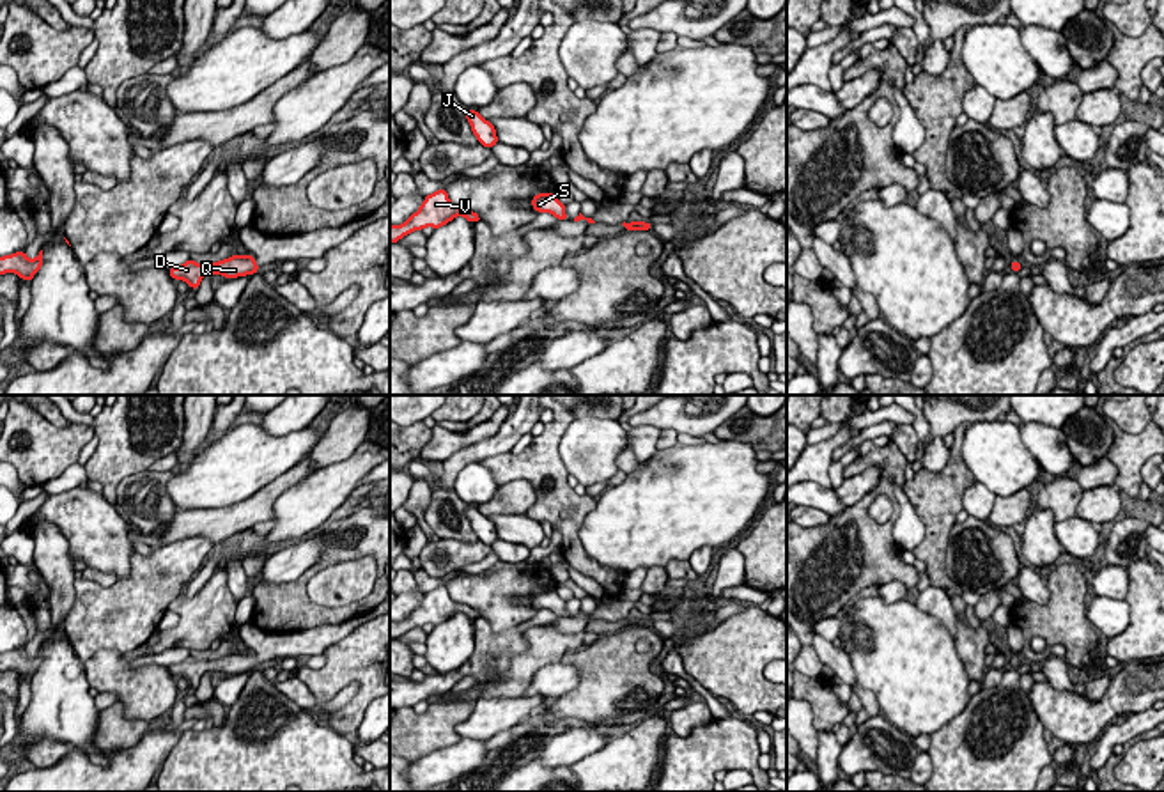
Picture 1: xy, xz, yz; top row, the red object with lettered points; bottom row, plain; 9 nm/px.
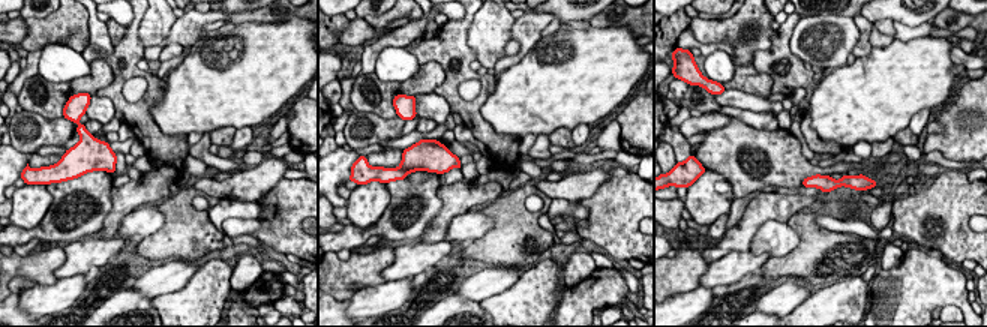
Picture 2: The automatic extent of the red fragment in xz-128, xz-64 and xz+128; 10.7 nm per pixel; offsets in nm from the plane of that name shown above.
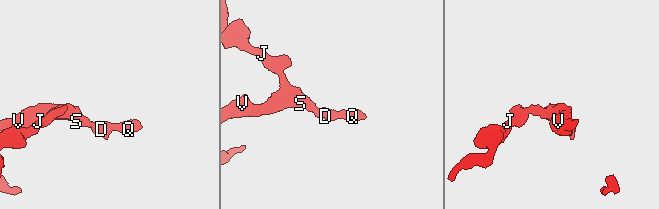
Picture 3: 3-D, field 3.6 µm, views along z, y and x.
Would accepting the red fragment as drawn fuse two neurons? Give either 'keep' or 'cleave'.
keep

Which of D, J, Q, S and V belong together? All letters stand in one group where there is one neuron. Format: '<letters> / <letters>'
D J Q S V

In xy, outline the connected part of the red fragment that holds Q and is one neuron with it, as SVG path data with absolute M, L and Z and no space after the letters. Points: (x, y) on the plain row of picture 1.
M232 652L229 656L223 656L220 659L213 661L197 661L195 657L186 657L184 661L172 664L168 672L174 677L184 677L190 680L191 686L198 686L200 677L206 672L223 672L227 677L229 675L237 675L237 673L246 673L257 670L260 664L255 659L253 652Z

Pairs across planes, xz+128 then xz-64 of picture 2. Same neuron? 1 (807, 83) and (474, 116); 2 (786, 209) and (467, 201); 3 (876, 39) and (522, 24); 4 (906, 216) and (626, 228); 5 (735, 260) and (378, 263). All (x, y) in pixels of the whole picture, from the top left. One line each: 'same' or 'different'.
1: same
2: same
3: same
4: same
5: different

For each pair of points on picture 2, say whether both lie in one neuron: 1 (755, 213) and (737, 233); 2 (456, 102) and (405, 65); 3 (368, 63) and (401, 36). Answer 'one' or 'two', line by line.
1: one
2: two
3: one

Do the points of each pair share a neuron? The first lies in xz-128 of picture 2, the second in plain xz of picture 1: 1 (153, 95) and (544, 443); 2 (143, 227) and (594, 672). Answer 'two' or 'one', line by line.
1: one
2: two

